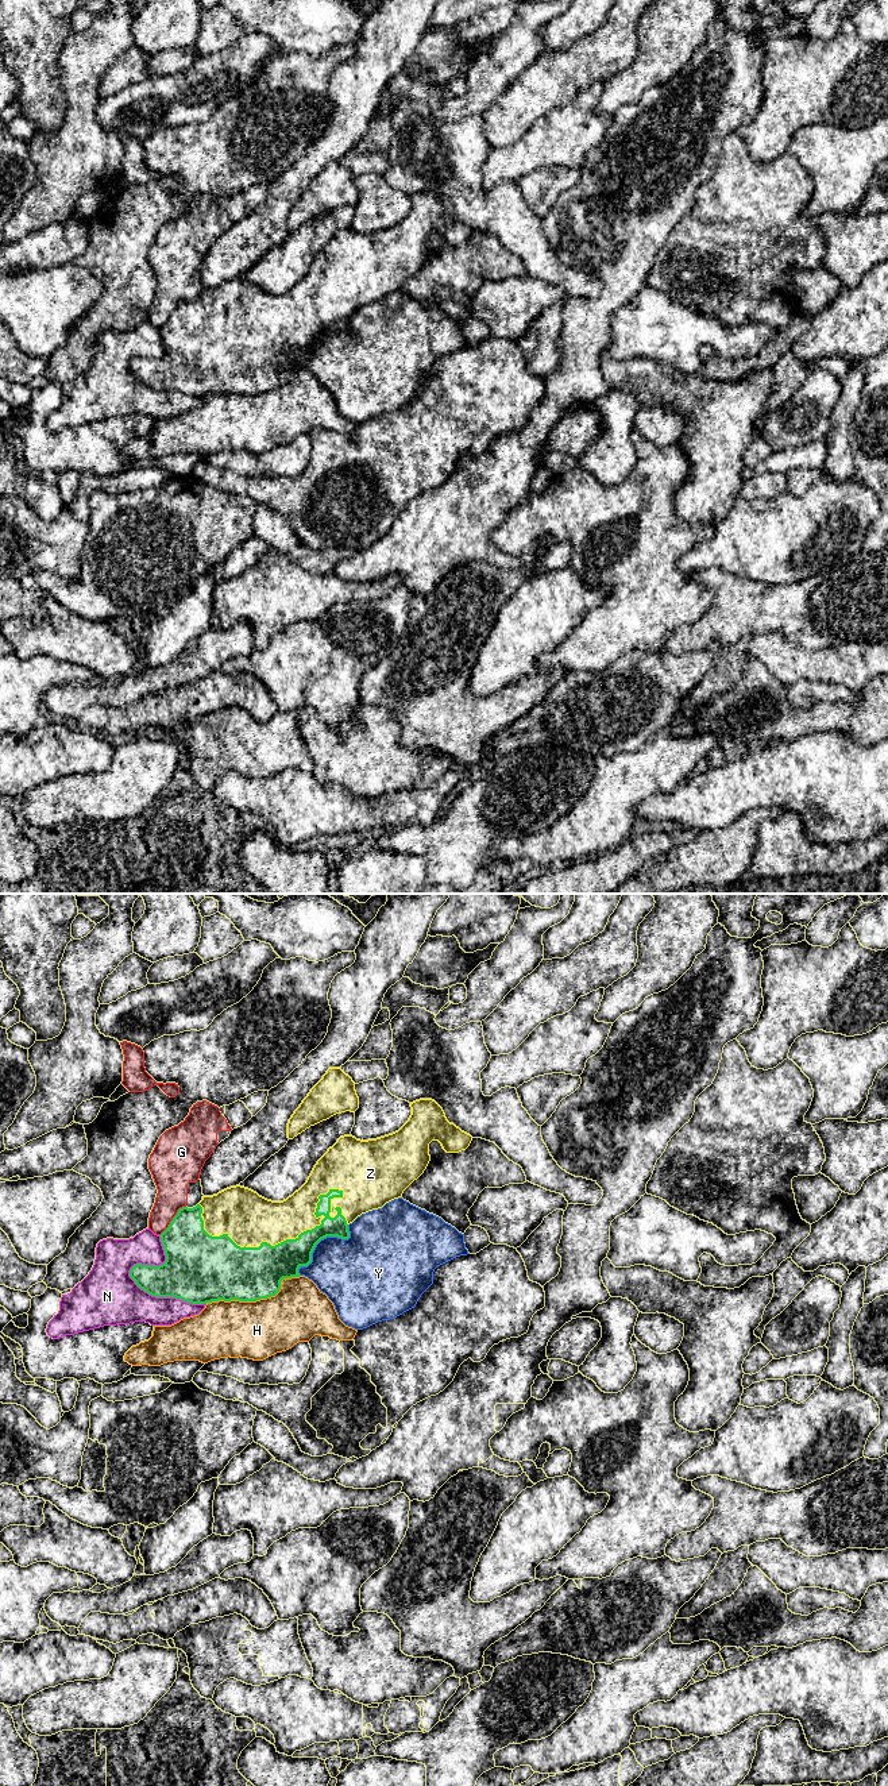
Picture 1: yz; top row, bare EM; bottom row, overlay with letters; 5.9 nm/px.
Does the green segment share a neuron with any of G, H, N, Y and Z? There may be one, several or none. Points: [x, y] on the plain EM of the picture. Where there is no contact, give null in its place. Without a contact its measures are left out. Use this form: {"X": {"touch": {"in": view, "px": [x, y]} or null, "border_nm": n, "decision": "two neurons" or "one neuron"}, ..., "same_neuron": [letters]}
{"G": {"touch": {"in": "yz", "px": [173, 312]}, "border_nm": 240, "decision": "two neurons"}, "H": {"touch": {"in": "yz", "px": [255, 393]}, "border_nm": 600, "decision": "two neurons"}, "N": {"touch": {"in": "yz", "px": [165, 389]}, "border_nm": 500, "decision": "two neurons"}, "Y": {"touch": {"in": "yz", "px": [321, 331]}, "border_nm": 420, "decision": "two neurons"}, "Z": {"touch": {"in": "yz", "px": [309, 323]}, "border_nm": 900, "decision": "one neuron"}, "same_neuron": ["Z"]}

